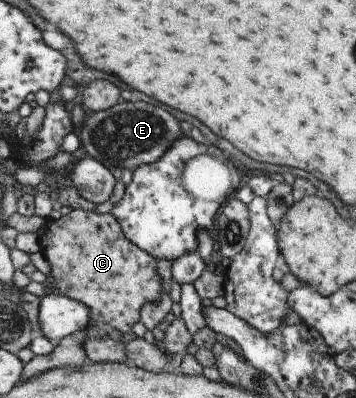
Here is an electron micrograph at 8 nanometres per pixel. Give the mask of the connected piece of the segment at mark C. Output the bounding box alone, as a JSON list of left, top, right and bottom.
[21,209,162,381]

